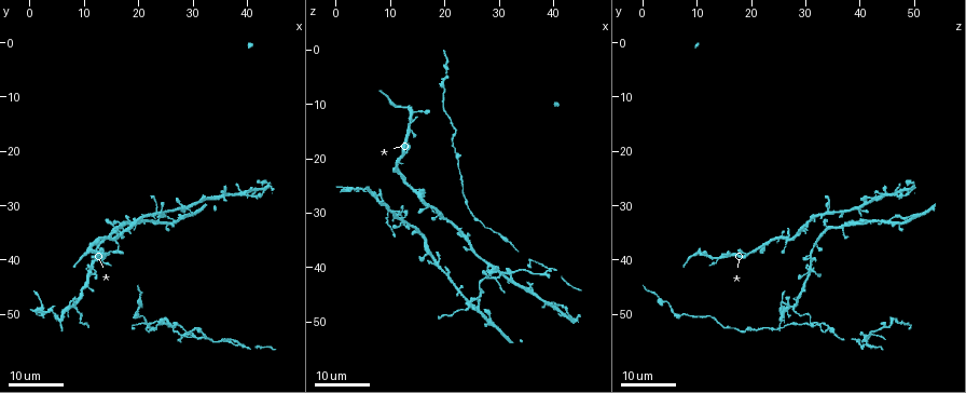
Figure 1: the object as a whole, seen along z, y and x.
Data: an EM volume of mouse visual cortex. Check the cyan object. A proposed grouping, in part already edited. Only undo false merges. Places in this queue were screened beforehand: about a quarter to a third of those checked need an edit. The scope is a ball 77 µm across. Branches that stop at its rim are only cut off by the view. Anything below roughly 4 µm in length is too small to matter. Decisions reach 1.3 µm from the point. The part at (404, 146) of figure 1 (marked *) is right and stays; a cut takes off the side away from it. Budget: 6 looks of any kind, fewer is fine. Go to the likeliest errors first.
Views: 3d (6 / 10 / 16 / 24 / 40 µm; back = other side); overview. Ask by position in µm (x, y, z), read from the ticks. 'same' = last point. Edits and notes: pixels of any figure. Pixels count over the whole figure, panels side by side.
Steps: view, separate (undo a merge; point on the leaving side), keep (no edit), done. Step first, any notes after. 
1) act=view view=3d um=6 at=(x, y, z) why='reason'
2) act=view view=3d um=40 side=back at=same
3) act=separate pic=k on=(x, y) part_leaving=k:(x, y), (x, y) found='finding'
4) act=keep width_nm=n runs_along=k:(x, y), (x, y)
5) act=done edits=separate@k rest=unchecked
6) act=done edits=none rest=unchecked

act=view view=3d um=24 at=(7.5, 48.5, 28.0) why='four-way junction'

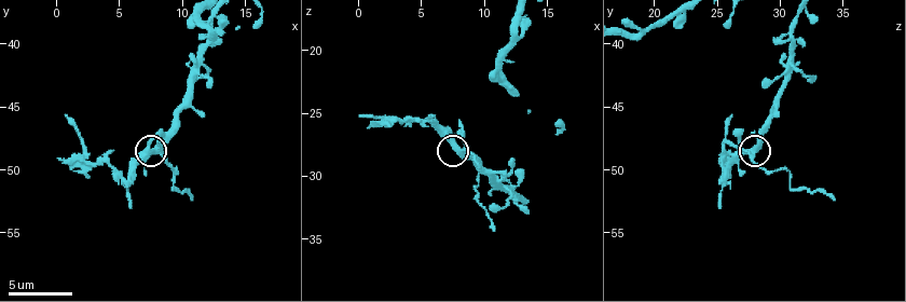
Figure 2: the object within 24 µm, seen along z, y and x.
act=view view=3d um=6 at=(8.0, 48.4, 27.8)

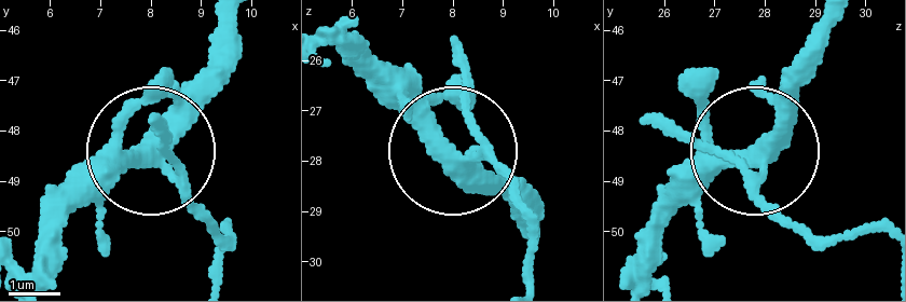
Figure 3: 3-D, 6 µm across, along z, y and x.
act=separate pic=3 on=(208, 223) arms=4 part_leaving=3:(759, 174), (772, 208), (798, 224), (876, 233) found='a second cell is stuck on'

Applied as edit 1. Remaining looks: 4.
act=view view=overview

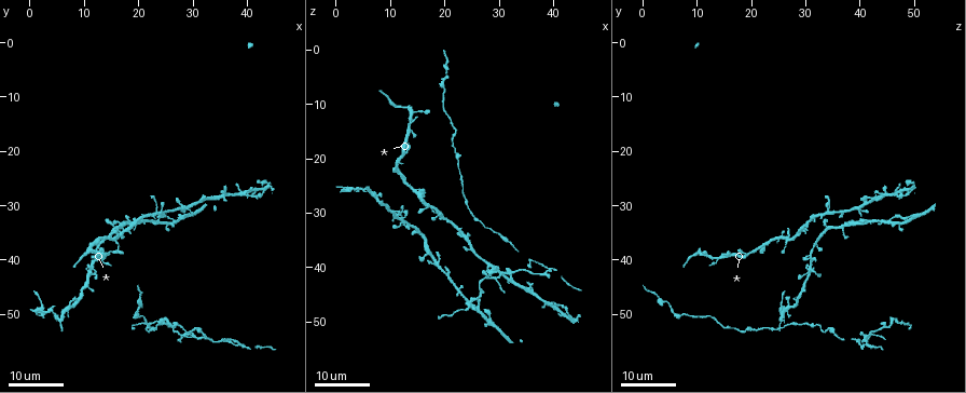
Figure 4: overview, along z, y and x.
act=view view=3d um=16 at=(39.0, 56.0, 40.5)

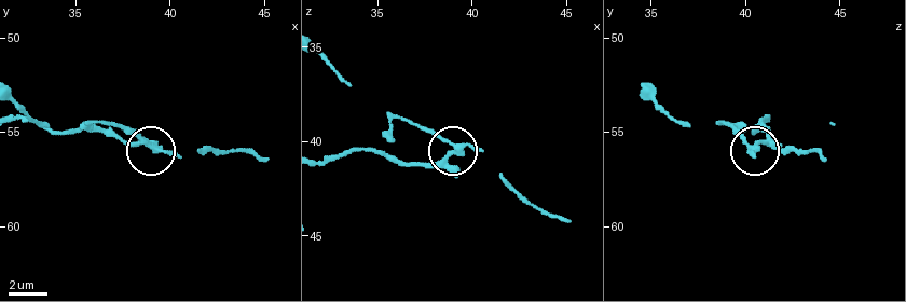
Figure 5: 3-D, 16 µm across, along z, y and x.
act=view view=3d um=10 at=(39.1, 55.8, 40.7)

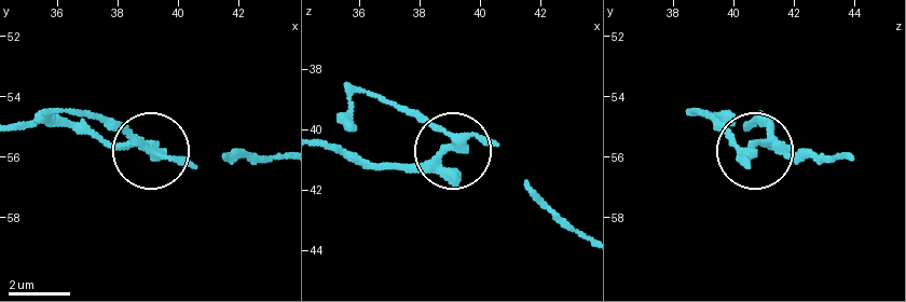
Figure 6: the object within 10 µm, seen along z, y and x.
act=separate pic=6 on=(115, 149) arms=4 part_leaving=6:(456, 138), (412, 166), (381, 166), (319, 146) found='a second cell is stuck on'

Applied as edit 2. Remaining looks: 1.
act=done edits=separate@3,separate@6 rest=unchecked

